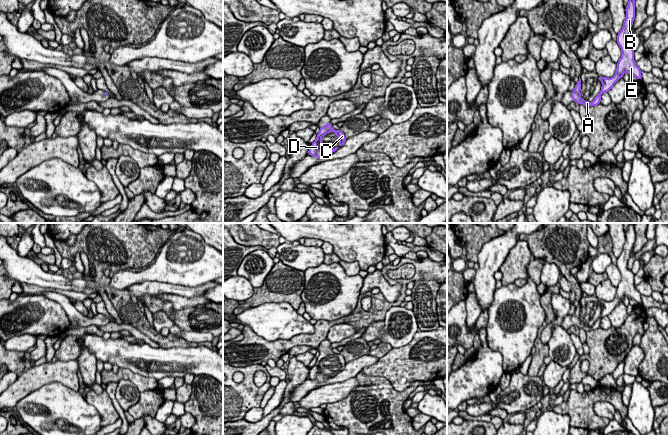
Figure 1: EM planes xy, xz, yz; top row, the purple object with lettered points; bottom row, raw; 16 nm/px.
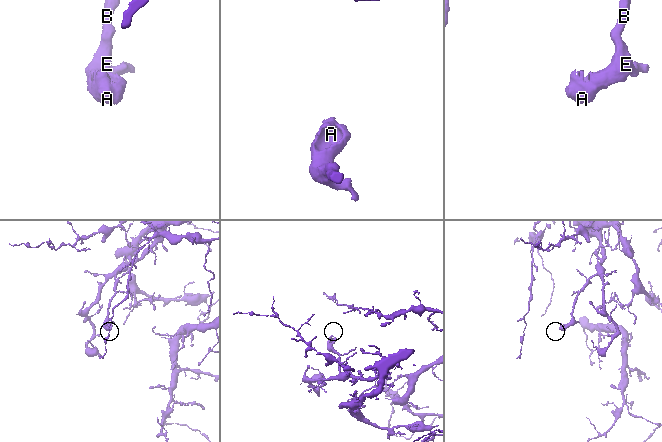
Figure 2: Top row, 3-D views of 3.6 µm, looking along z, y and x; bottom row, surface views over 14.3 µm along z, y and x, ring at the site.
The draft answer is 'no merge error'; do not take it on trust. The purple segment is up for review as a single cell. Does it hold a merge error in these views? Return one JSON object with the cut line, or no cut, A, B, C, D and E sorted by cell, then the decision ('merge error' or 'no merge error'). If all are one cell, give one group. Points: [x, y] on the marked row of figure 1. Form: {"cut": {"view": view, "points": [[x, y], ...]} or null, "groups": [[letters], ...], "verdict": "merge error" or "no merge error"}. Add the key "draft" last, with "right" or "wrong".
{"cut": null, "groups": [["A", "B", "C", "D", "E"]], "verdict": "no merge error", "draft": "right"}

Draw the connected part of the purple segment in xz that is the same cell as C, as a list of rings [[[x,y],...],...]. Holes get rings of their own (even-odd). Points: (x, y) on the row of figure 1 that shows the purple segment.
[[[328,123],[328,124],[324,125],[323,127],[319,127],[319,128],[320,128],[320,130],[317,134],[315,141],[312,143],[311,146],[309,146],[310,148],[309,148],[308,154],[313,157],[317,157],[318,159],[323,159],[326,156],[328,156],[329,154],[334,153],[337,149],[339,149],[340,146],[343,146],[346,141],[346,137],[342,131],[335,130],[332,127],[331,123]],[[330,132],[334,132],[336,134],[336,136],[338,137],[339,146],[334,147],[330,151],[325,151],[321,147],[323,144],[321,140],[324,135],[326,135],[327,133],[330,133]]]

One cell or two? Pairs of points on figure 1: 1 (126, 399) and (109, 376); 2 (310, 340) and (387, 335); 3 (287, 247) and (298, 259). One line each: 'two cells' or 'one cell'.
1: two cells
2: two cells
3: one cell

